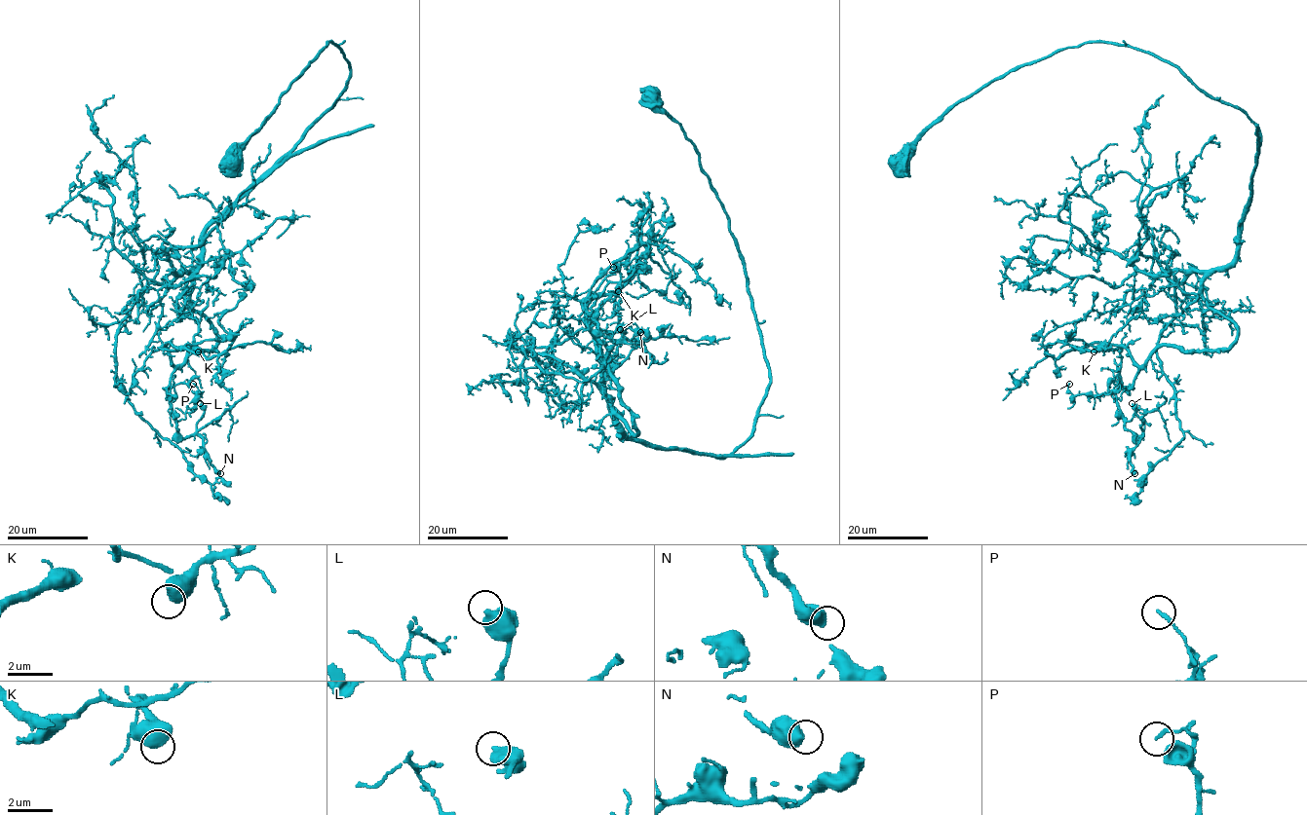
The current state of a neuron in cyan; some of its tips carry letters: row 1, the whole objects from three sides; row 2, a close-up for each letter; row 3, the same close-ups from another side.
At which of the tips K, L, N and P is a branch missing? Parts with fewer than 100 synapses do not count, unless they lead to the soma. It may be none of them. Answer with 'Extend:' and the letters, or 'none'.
Extend: none

